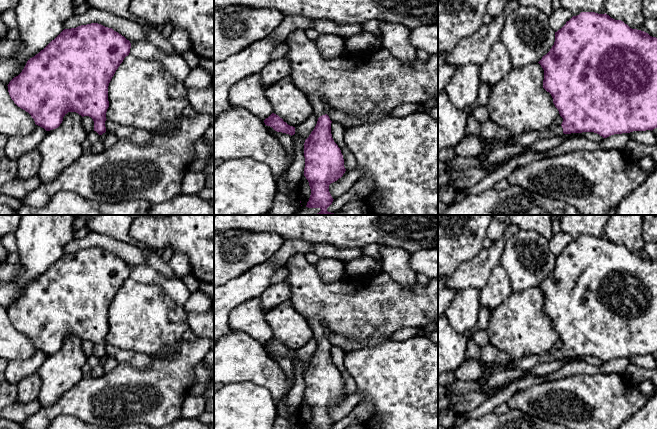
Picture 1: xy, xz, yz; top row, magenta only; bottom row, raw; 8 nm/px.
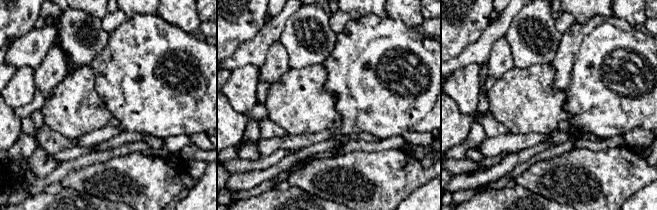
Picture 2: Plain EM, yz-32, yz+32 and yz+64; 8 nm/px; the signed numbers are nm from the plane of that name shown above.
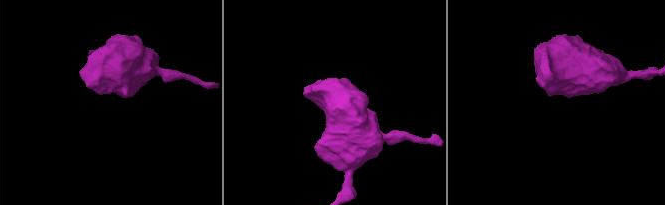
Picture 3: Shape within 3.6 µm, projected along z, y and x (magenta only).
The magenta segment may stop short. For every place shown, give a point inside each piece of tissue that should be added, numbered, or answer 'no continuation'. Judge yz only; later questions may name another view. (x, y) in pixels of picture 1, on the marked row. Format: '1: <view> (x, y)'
1: yz (527, 139)

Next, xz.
1: xz (320, 108)

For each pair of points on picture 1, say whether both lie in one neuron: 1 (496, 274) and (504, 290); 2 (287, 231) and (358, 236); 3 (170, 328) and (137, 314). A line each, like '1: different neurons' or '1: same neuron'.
1: same neuron
2: same neuron
3: same neuron

